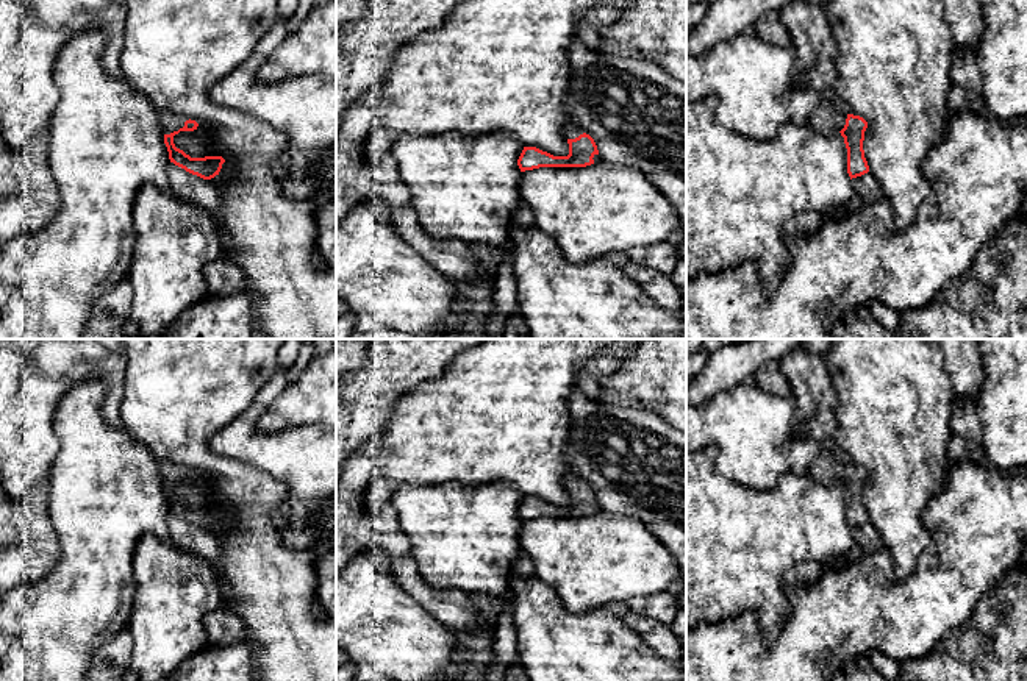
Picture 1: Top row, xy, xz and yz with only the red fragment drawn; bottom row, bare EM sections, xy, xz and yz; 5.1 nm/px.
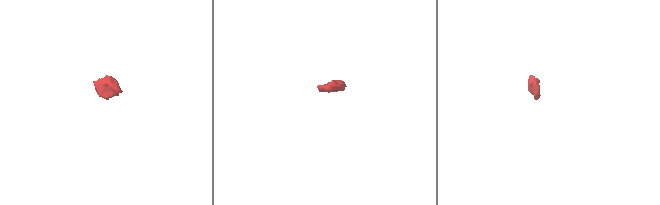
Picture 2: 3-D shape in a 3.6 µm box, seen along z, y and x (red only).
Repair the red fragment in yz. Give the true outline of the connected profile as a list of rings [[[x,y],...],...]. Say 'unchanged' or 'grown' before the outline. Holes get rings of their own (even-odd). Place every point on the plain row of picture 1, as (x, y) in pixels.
unchanged; [[[847,464],[846,475],[839,481],[847,498],[847,523],[850,529],[869,522],[863,500],[866,478],[868,472],[863,467]]]

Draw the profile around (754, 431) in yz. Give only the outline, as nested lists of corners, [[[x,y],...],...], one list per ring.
[[[738,384],[710,401],[686,408],[686,453],[714,445],[716,469],[727,480],[755,490],[777,486],[786,473],[810,475],[819,444],[794,434],[794,397],[778,398],[757,384]]]

